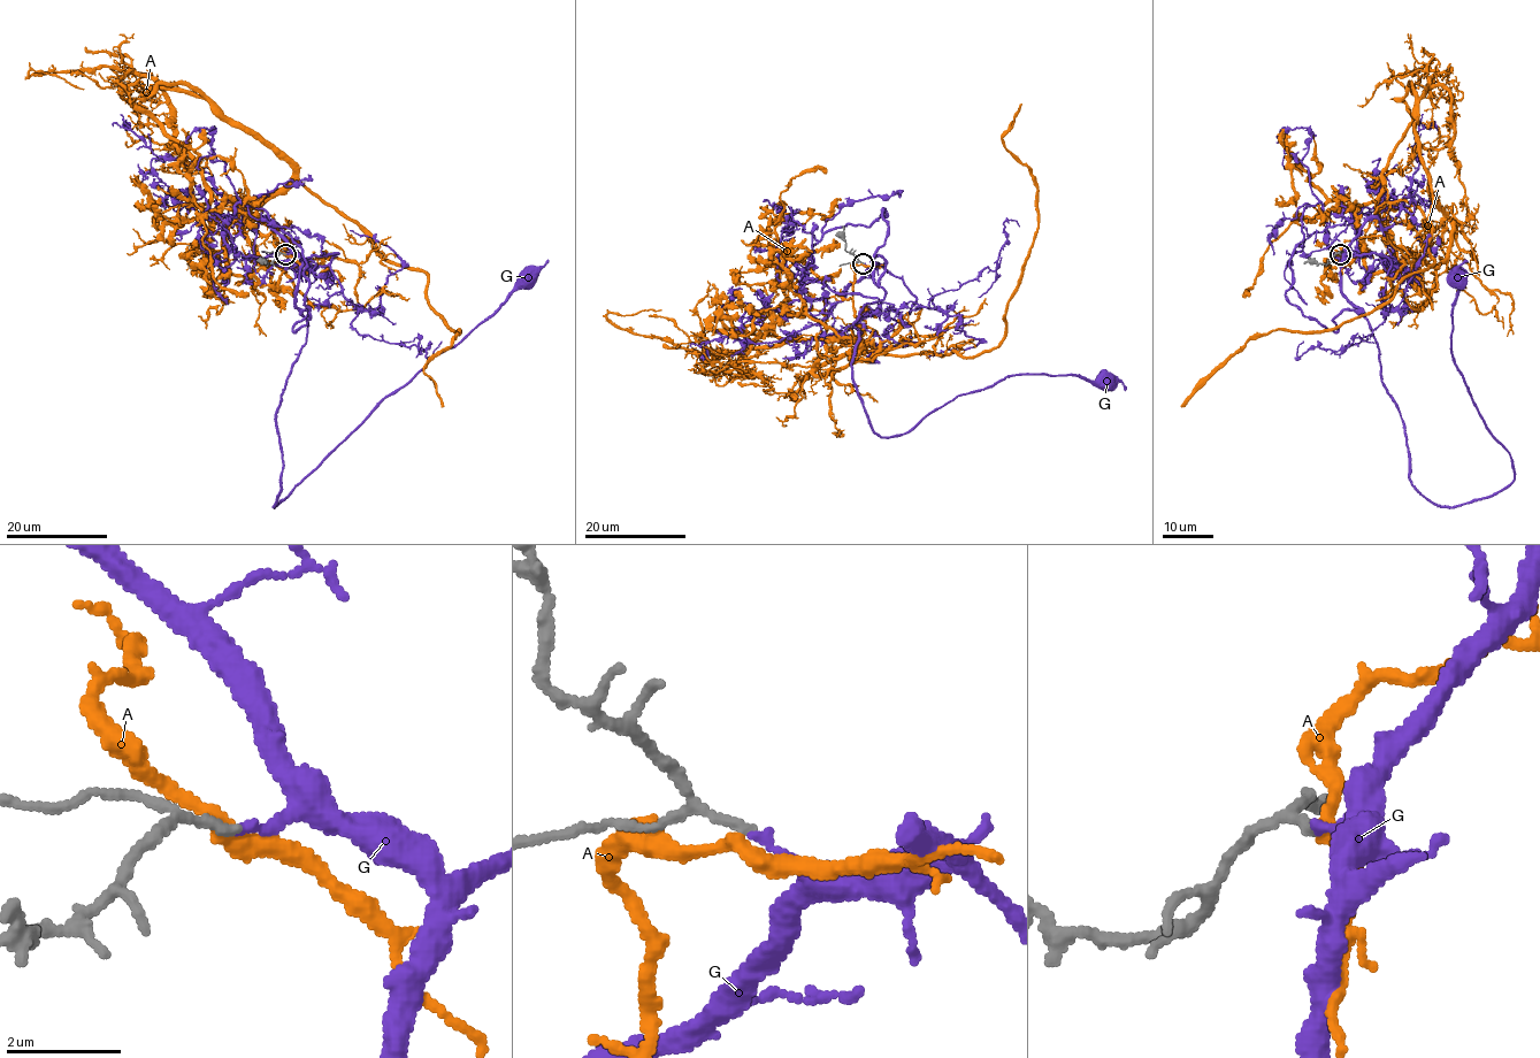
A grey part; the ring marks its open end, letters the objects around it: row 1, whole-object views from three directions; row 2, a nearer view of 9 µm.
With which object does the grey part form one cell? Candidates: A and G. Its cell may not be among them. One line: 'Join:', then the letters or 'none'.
Join: G

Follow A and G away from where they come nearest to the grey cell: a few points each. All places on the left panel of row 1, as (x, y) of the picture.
A: (284, 253), (236, 221), (304, 184), (421, 270), (460, 331), (424, 369), (443, 406)
G: (285, 253), (301, 259), (296, 307), (308, 329), (276, 413), (283, 460), (274, 506), (526, 277)

